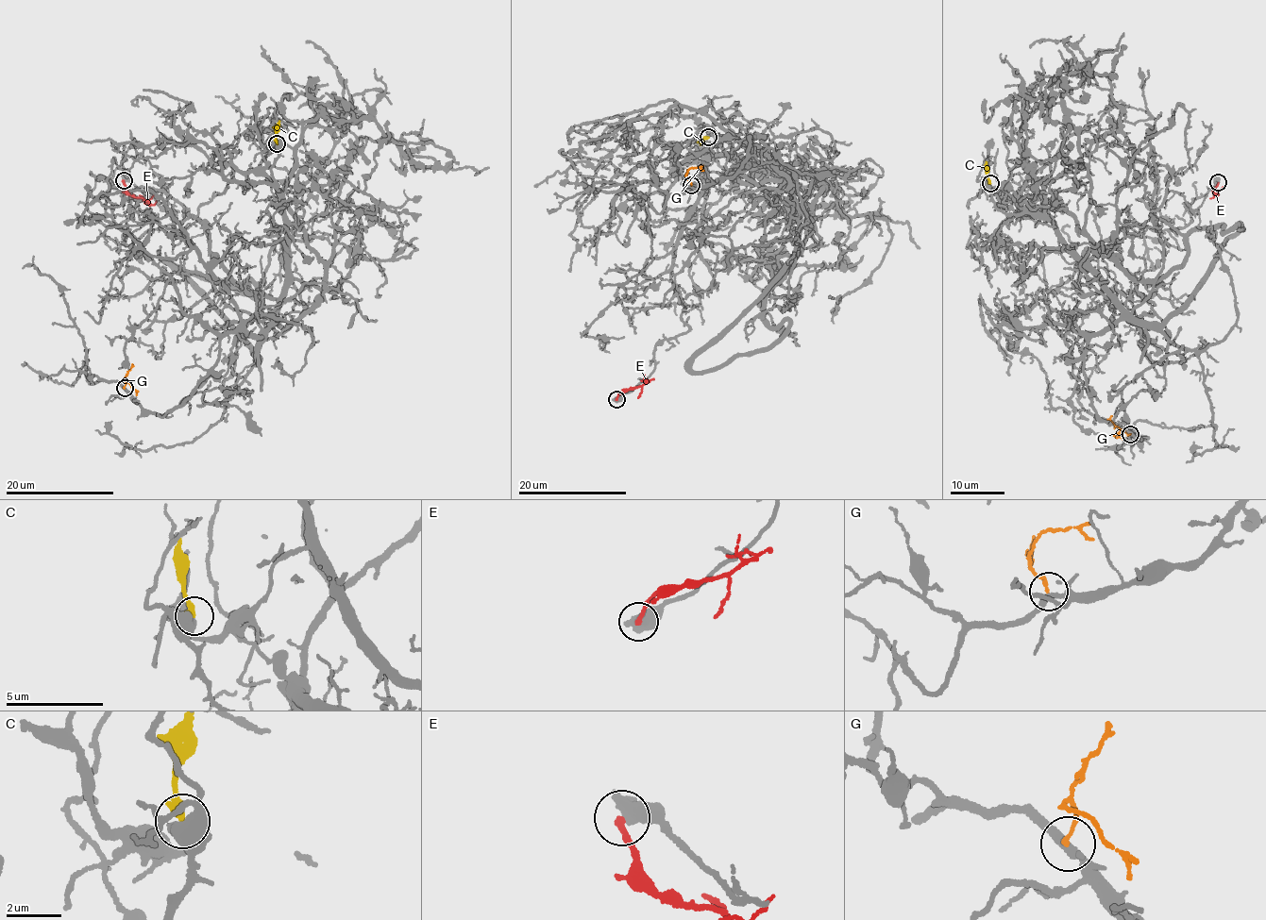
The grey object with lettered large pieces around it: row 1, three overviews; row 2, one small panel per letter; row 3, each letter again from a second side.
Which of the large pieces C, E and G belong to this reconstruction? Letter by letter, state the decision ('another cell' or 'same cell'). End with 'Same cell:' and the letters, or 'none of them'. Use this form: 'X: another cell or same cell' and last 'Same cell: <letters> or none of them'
C: another cell
E: another cell
G: another cell
Same cell: none of them

